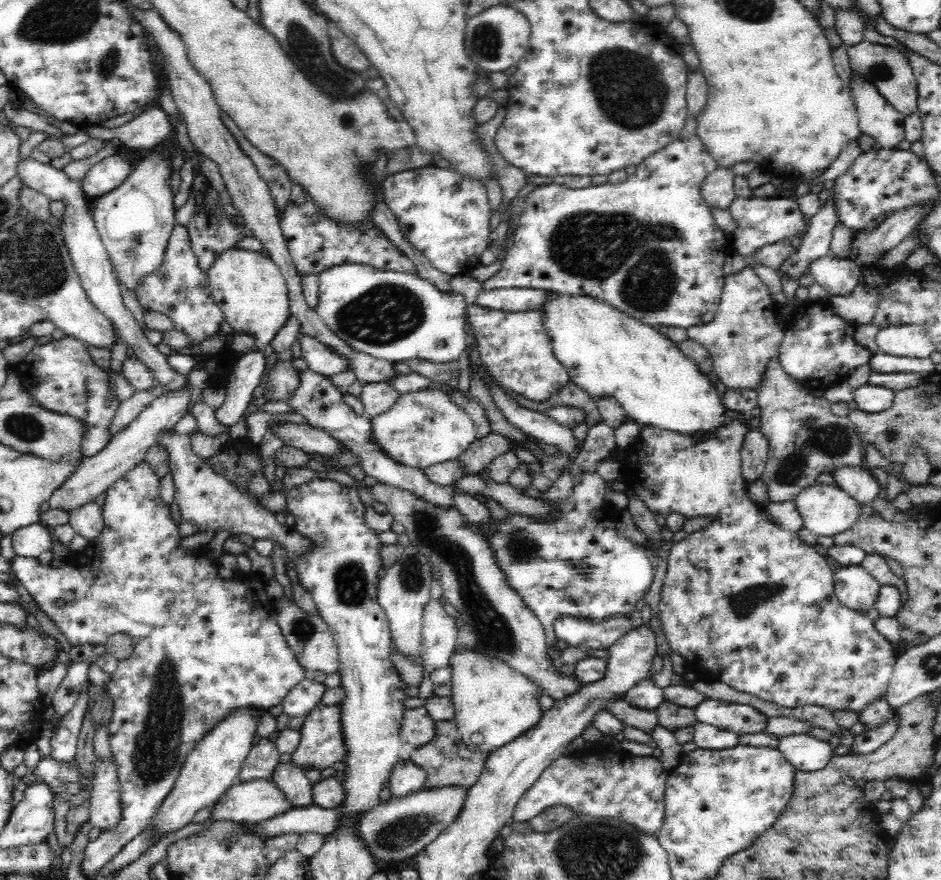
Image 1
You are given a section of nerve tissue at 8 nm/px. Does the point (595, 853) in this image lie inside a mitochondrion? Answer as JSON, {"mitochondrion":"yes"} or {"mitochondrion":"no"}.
{"mitochondrion":"yes"}

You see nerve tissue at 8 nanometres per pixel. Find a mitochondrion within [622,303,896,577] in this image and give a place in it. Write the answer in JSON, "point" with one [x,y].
{"point":[817,440]}

